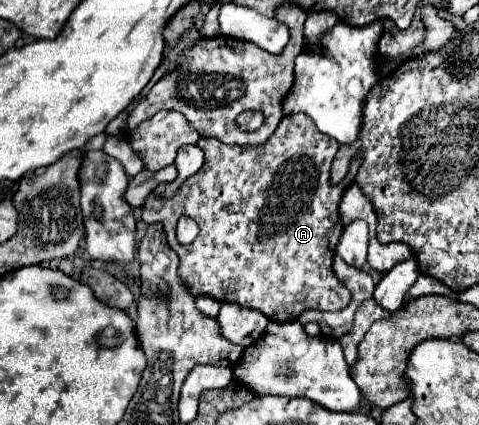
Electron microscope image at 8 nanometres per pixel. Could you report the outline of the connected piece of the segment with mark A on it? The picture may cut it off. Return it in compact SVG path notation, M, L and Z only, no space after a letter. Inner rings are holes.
M293 113L281 119L275 133L263 145L225 145L203 137L197 141L197 147L205 153L205 163L183 183L181 191L173 199L149 195L143 205L143 219L147 223L163 223L167 243L181 259L179 277L189 293L193 297L209 295L217 301L233 301L281 323L295 321L307 309L339 311L347 307L351 295L335 277L331 263L343 231L337 211L339 201L359 169L349 169L339 185L331 183L331 161L339 143L323 135L305 113ZM181 215L189 215L199 225L199 235L189 245L181 245L175 237L175 225Z

